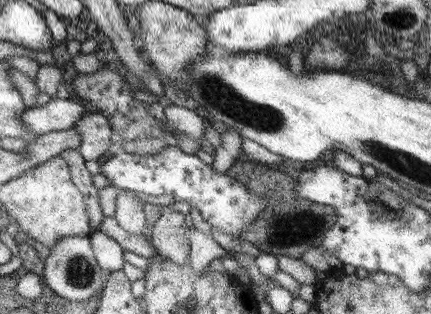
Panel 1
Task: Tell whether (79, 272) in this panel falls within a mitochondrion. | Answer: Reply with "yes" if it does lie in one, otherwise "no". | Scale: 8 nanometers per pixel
yes

